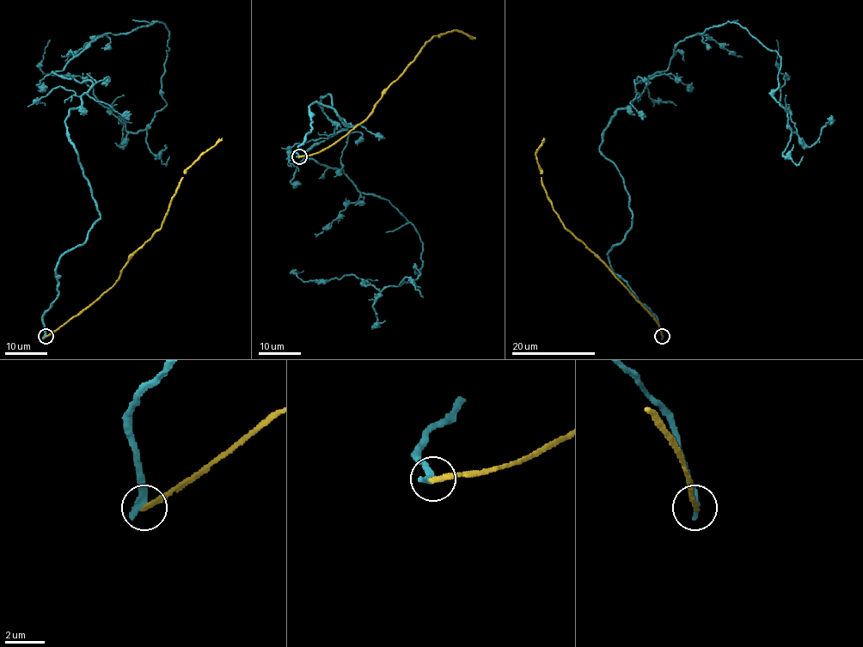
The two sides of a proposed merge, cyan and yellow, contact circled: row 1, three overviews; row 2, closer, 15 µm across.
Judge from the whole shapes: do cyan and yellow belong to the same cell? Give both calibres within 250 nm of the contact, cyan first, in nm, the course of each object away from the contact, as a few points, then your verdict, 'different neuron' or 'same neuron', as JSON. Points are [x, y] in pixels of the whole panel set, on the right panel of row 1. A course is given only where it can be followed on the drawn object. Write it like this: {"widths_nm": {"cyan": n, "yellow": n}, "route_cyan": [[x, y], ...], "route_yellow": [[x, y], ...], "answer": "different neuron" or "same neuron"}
{"widths_nm": {"cyan": 380, "yellow": 260}, "route_cyan": [[662, 336], [608, 259], [632, 211], [602, 134], [635, 81], [727, 21], [777, 53], [794, 133], [776, 39]], "route_yellow": [[662, 336], [657, 321], [617, 277], [565, 227], [546, 192], [535, 153], [543, 138]], "answer": "different neuron"}

